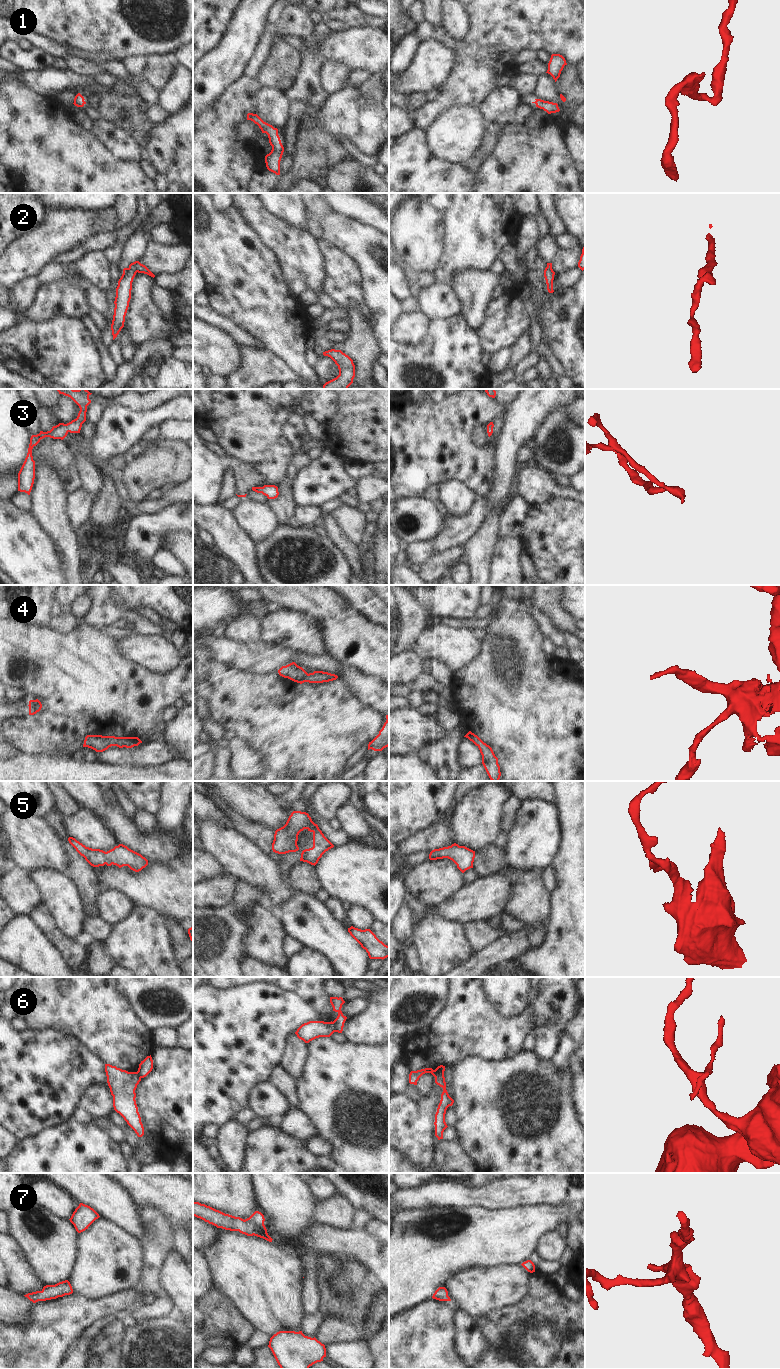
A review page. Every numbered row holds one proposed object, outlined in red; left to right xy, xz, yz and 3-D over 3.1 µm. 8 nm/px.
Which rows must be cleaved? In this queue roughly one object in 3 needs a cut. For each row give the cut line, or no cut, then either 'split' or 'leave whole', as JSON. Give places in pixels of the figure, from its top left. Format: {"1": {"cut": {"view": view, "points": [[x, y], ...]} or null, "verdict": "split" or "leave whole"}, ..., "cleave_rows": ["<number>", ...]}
{"1": {"cut": null, "verdict": "leave whole"}, "2": {"cut": null, "verdict": "leave whole"}, "3": {"cut": null, "verdict": "leave whole"}, "4": {"cut": null, "verdict": "leave whole"}, "5": {"cut": null, "verdict": "leave whole"}, "6": {"cut": {"view": "xz", "points": [[332, 1022], [335, 1031]]}, "verdict": "split"}, "7": {"cut": null, "verdict": "leave whole"}, "cleave_rows": ["6"]}

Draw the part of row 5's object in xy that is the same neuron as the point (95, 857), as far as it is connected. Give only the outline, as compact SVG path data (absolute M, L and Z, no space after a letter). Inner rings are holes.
M69 837L68 841L93 867L104 866L105 864L111 866L113 864L119 868L128 866L131 870L139 872L148 865L148 860L145 857L123 844L119 844L105 852L100 849L86 847L73 837Z

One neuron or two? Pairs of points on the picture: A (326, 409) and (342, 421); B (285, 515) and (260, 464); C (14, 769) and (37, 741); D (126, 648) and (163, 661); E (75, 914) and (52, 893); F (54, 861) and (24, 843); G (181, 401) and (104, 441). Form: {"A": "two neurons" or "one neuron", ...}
{"A": "two neurons", "B": "two neurons", "C": "two neurons", "D": "one neuron", "E": "one neuron", "F": "one neuron", "G": "one neuron"}

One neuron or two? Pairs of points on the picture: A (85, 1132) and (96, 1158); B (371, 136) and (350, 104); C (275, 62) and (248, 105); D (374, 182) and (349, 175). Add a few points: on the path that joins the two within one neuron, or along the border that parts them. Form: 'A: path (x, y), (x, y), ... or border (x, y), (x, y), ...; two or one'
A: path (85, 1138), (85, 1147), (90, 1152); one
B: path (368, 128), (352, 112); one
C: border (255, 78), (263, 87); two
D: path (368, 181), (363, 176), (355, 175); one

